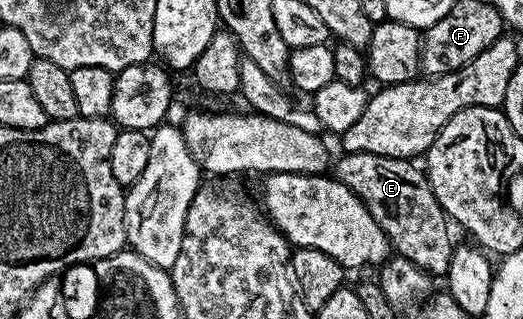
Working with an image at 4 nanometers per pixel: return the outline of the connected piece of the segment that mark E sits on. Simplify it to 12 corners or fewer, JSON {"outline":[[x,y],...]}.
{"outline":[[342,153],[342,182],[390,247],[448,275],[451,222],[424,169]]}

